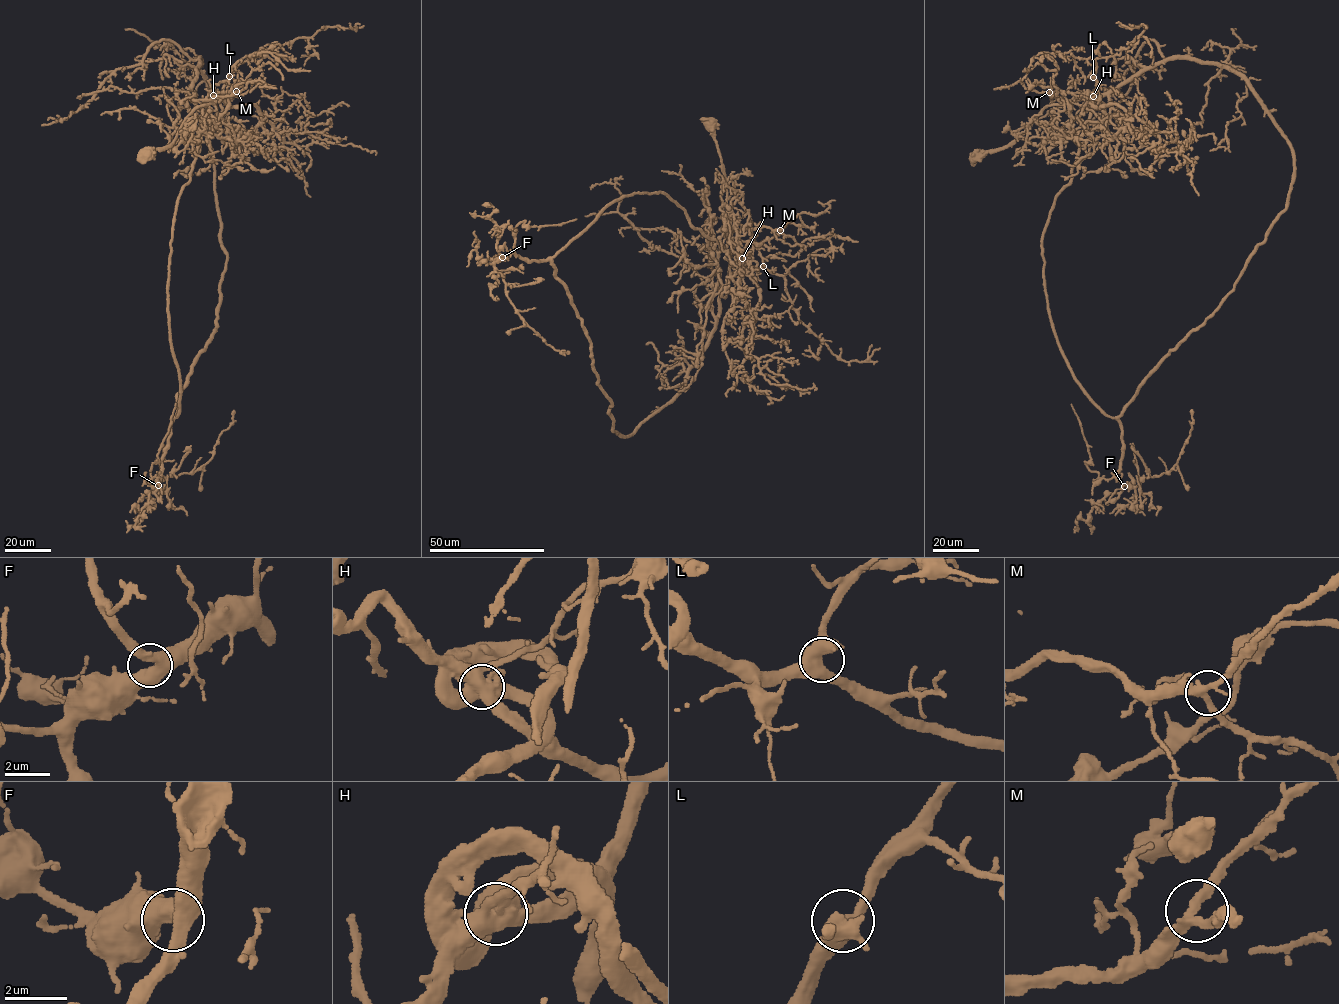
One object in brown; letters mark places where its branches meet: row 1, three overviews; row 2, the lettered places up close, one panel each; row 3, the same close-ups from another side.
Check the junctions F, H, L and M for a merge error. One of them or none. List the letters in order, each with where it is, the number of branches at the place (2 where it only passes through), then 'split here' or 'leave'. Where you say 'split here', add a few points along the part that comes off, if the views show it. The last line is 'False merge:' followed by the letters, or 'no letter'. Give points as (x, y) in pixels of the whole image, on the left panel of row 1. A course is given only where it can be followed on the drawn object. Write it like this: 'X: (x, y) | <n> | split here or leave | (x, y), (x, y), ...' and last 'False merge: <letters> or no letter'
F: (158, 485) | 3 | leave
H: (213, 95) | 5 | split here | (213, 96), (210, 93), (215, 91), (229, 106), (255, 105), (283, 133), (310, 134), (374, 151), (376, 155)
L: (229, 76) | 5 | leave
M: (236, 91) | 4 | leave
False merge: H

